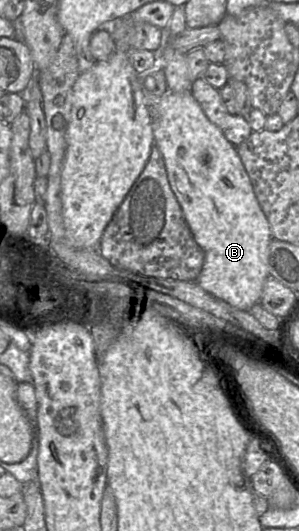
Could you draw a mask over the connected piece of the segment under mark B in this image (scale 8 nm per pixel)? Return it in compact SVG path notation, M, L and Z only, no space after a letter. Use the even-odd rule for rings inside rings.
M167 91L150 109L154 142L163 157L171 189L194 240L204 252L203 266L196 281L215 297L235 308L249 311L260 302L263 285L270 275L269 245L272 232L237 153L237 147L207 118L191 91Z

